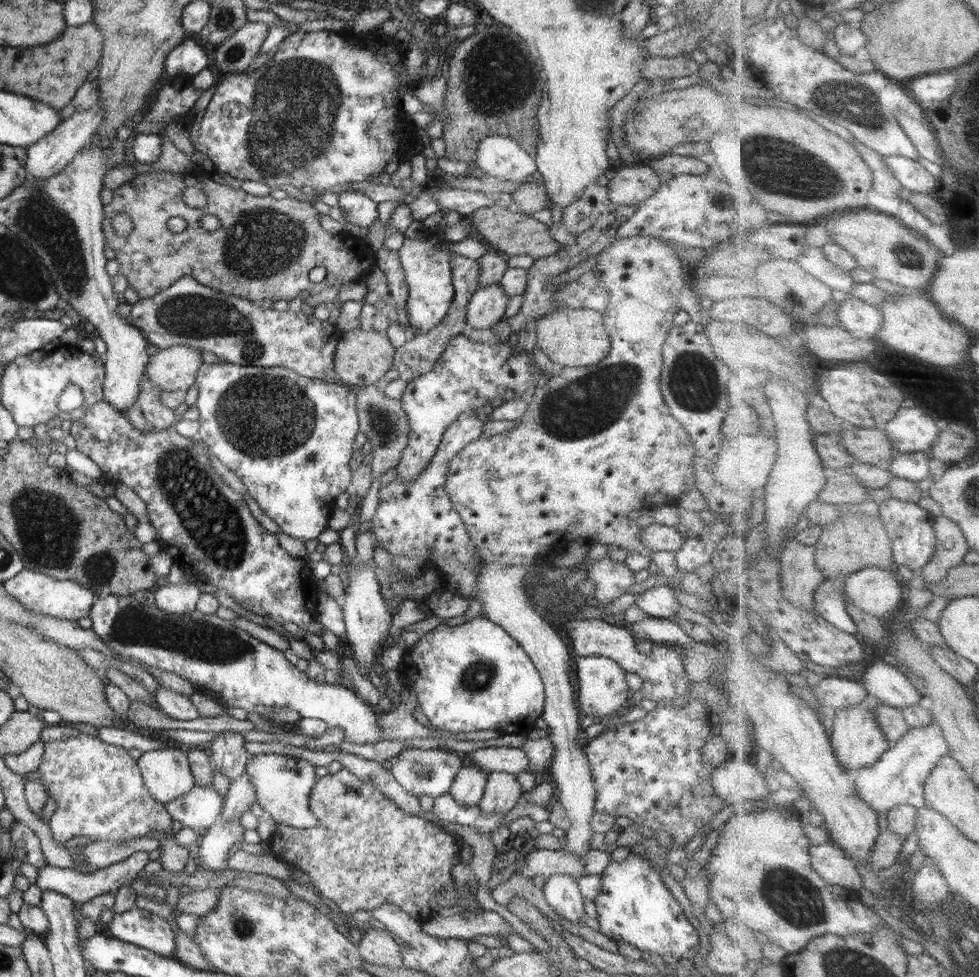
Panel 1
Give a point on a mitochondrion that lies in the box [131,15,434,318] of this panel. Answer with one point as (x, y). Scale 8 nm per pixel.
(295, 109)

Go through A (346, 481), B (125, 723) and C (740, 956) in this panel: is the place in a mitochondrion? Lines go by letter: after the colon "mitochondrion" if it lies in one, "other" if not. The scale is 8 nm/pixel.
A: other
B: other
C: other

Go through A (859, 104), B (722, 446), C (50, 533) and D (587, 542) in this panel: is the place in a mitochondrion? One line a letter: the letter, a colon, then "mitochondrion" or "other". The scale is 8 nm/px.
A: mitochondrion
B: other
C: mitochondrion
D: other

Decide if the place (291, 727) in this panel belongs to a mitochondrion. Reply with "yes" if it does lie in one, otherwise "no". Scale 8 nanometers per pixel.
no

